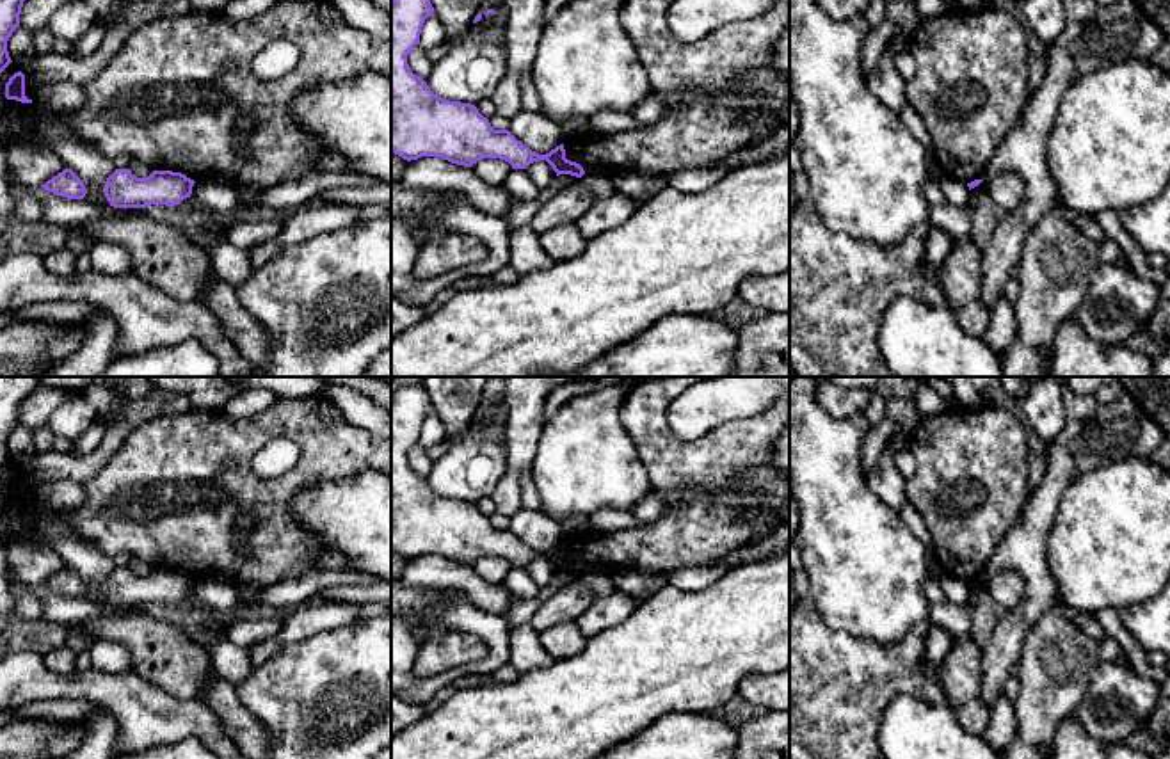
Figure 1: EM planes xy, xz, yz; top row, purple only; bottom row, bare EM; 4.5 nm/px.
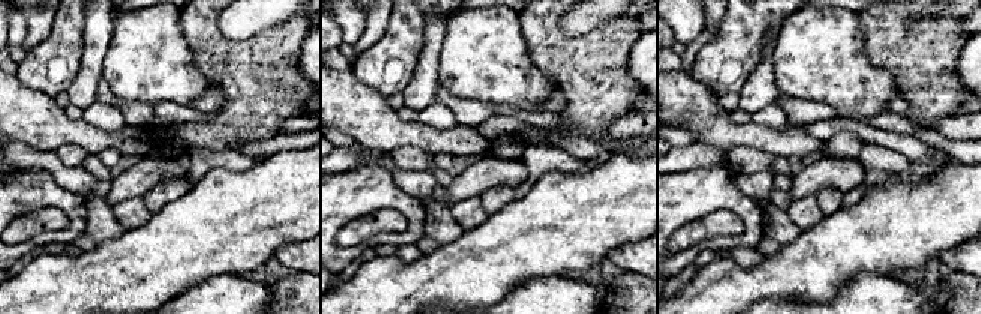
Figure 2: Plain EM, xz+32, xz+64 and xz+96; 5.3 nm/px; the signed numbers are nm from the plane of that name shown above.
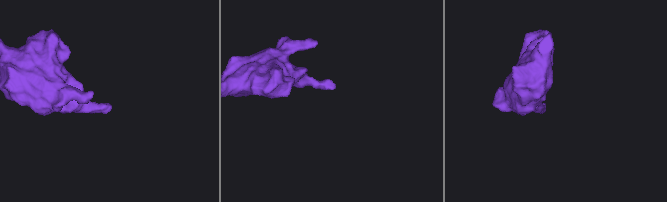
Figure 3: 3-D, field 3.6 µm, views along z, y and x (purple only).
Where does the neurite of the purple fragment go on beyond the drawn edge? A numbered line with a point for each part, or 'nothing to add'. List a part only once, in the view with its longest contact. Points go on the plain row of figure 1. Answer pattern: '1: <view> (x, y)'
nothing to add

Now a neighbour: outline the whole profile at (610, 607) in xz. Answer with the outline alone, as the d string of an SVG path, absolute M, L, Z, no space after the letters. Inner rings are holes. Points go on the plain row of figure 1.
M585 571L580 576L592 587L590 606L576 619L578 629L587 636L596 636L603 629L624 622L638 606L638 601L622 594L612 574Z

